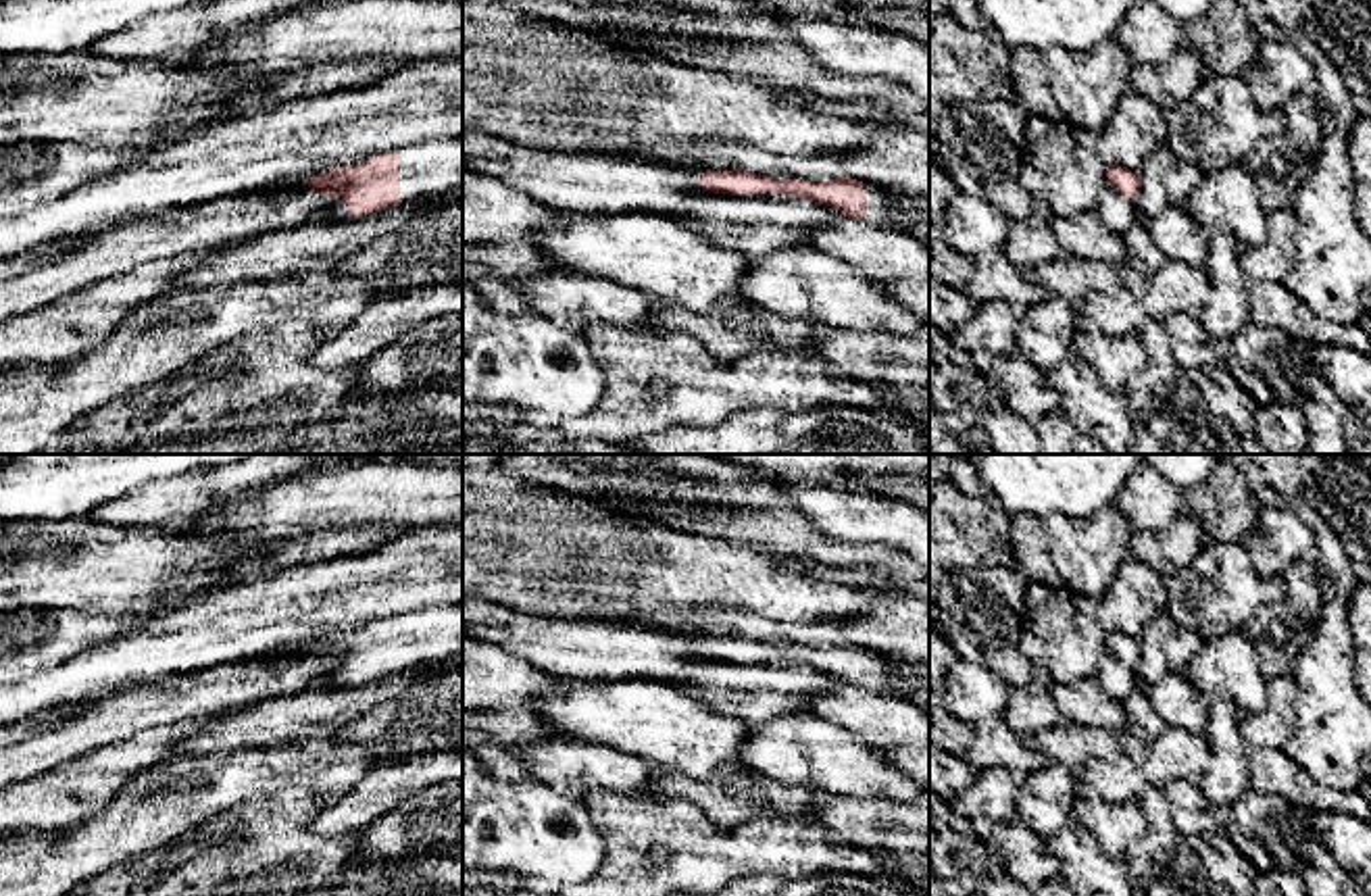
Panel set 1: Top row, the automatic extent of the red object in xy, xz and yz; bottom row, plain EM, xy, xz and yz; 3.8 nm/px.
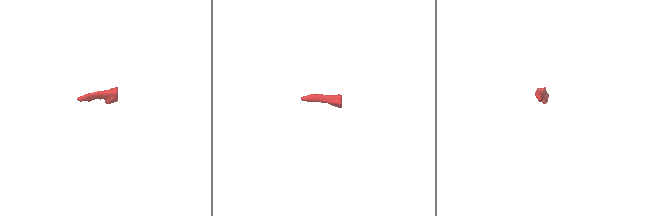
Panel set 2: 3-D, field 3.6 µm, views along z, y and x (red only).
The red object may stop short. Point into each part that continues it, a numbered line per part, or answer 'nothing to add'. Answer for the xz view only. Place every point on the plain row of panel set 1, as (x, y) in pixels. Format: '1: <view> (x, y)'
1: xz (707, 624)
2: xz (882, 672)

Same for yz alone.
1: yz (1117, 680)

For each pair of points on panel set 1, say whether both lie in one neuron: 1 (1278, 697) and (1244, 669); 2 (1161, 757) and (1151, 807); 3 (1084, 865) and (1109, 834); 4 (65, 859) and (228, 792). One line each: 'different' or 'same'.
1: different
2: different
3: different
4: same

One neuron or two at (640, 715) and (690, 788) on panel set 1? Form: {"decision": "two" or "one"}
{"decision": "two"}

